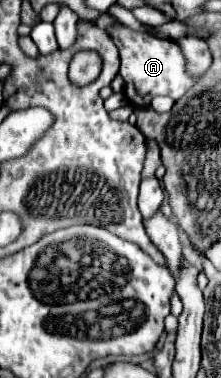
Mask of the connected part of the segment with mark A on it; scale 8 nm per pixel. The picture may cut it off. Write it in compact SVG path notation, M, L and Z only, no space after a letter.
M122 24L115 25L115 29L109 29L109 35L115 41L119 55L121 55L119 75L125 81L125 95L137 107L147 107L155 95L167 95L173 101L177 101L201 77L201 75L187 73L187 59L175 41L159 39L159 37L153 37L145 31L143 33L133 31Z

